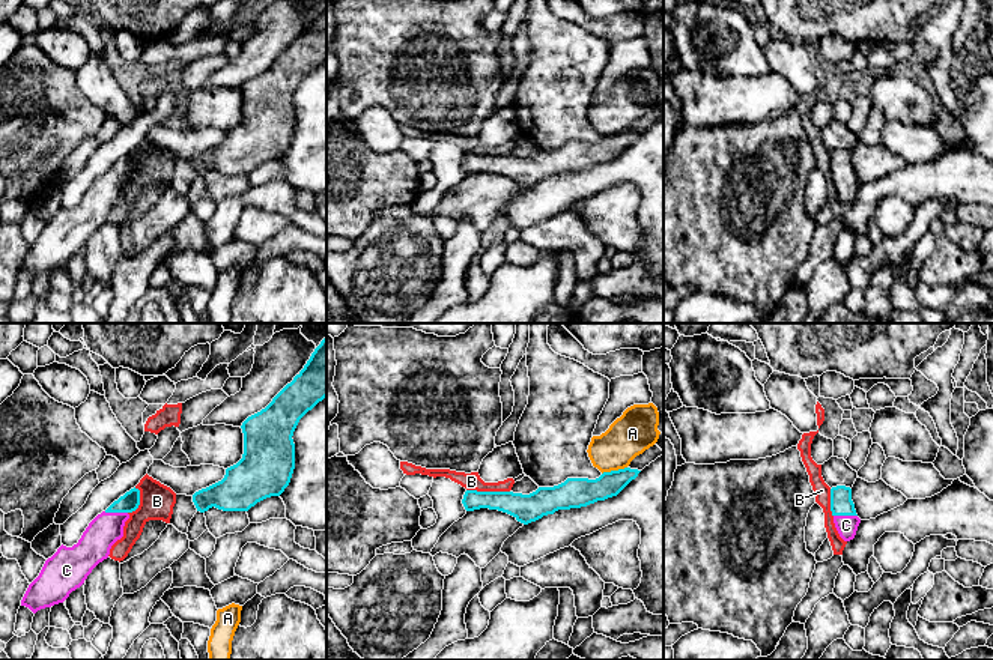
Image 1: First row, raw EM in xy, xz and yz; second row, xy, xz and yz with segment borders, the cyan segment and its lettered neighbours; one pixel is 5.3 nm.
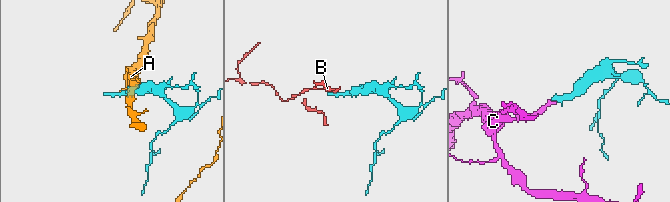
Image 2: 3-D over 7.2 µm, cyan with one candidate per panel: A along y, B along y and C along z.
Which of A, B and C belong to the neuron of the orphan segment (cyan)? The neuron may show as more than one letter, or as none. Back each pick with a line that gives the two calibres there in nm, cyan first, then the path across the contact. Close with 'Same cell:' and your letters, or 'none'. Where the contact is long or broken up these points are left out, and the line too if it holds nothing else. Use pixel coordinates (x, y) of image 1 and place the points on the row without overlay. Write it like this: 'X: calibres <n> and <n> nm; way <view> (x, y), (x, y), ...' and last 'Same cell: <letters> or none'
C: calibres 120 and 110 nm; way yz (841, 167), (846, 178), (846, 188)
Same cell: C

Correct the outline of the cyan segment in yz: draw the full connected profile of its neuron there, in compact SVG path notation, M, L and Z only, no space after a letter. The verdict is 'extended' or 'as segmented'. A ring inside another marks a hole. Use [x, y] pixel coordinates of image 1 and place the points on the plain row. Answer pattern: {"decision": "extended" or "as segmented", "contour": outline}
{"decision": "extended", "contour": "M837 149L831 152L831 174L840 200L844 204L853 203L861 182L856 177L850 150Z"}

